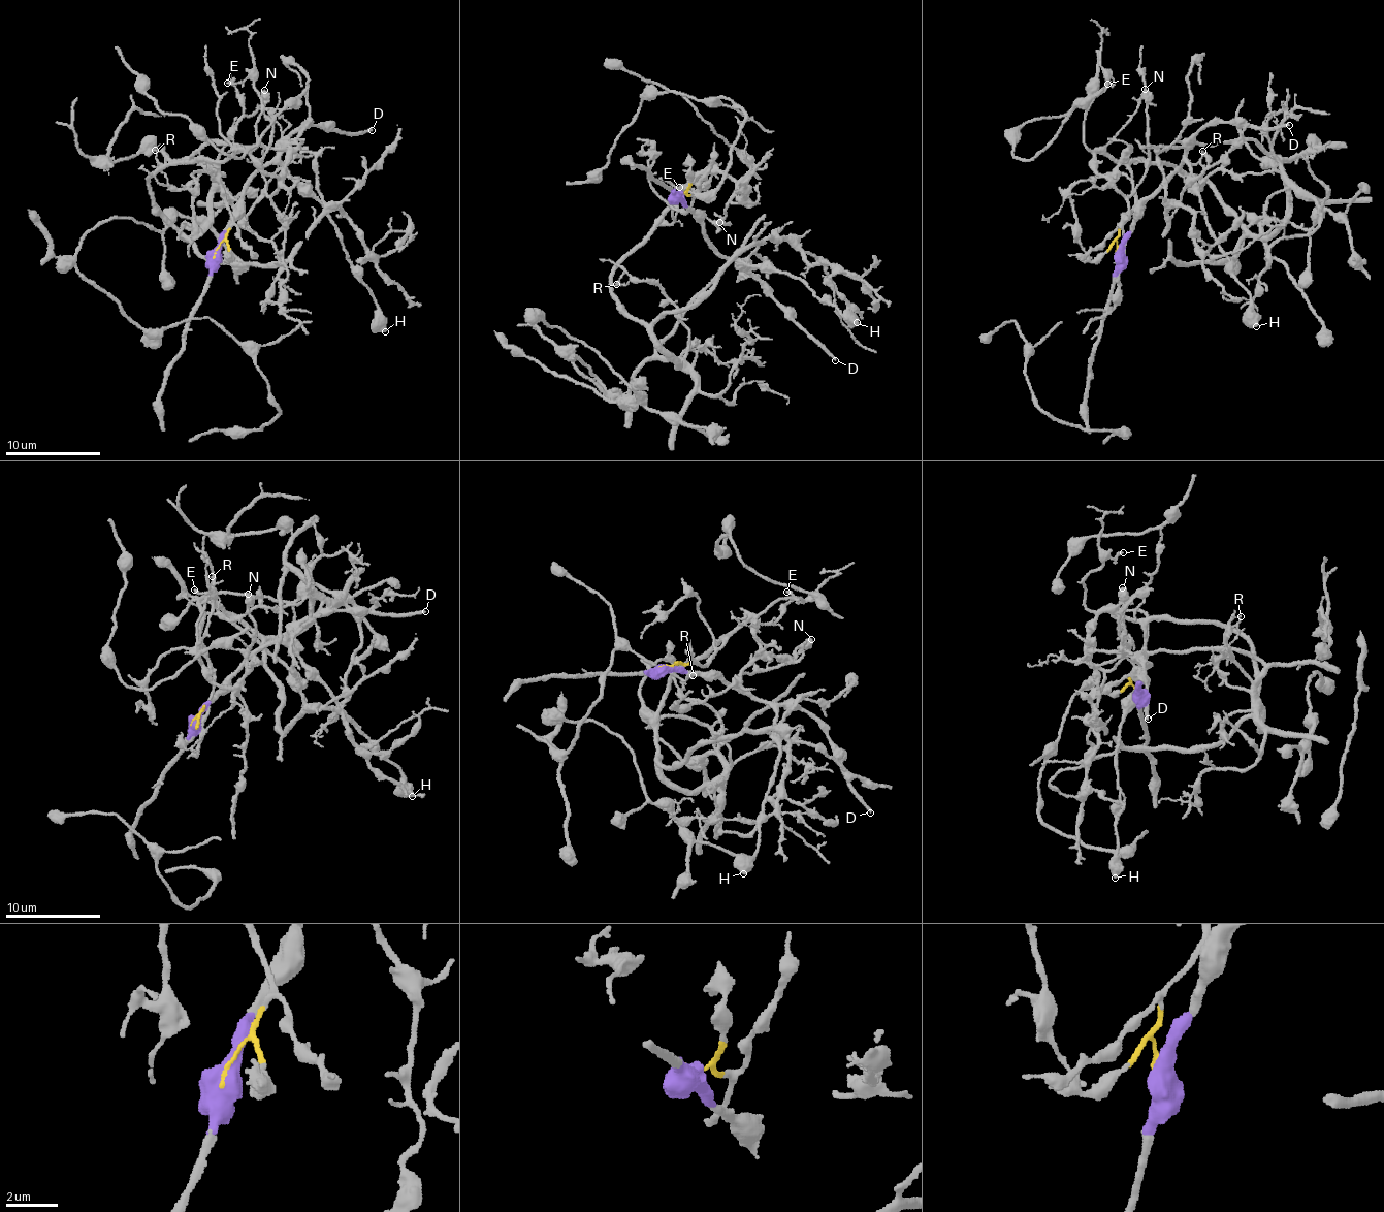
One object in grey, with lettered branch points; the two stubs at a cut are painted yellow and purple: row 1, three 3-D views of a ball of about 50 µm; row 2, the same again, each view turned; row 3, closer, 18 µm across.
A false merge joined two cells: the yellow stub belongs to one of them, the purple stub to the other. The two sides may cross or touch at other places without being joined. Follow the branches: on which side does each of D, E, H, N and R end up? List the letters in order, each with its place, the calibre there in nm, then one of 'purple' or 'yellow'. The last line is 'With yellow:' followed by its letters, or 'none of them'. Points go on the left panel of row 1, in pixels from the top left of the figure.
D: at (372, 130); 200 nm thick; purple
E: at (227, 83); 190 nm thick; yellow
H: at (385, 331); 650 nm thick; purple
N: at (264, 90); 550 nm thick; yellow
R: at (155, 150); 120 nm thick; yellow
With yellow: E, N, R

